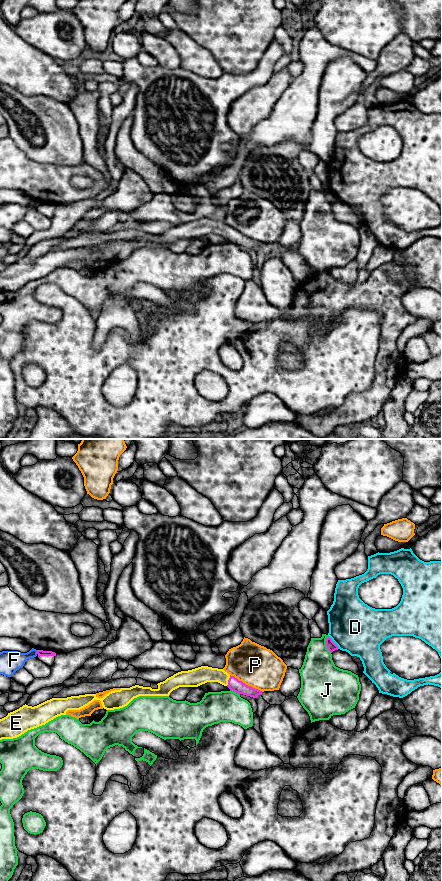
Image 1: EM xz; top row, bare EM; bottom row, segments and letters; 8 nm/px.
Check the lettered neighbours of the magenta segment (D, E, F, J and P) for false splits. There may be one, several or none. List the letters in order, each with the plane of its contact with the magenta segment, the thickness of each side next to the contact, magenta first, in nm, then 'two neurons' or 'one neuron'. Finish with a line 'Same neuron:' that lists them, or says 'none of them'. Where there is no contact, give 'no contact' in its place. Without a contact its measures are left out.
D: contact in xz; calibres 80 and 400 nm; two neurons
E: contact in xz; calibres 100 and 140 nm; one neuron
F: contact in xz; calibres 50 and 180 nm; two neurons
J: contact in xz; calibres 80 and 300 nm; two neurons
P: contact in xz; calibres 100 and 340 nm; two neurons
Same neuron: E

